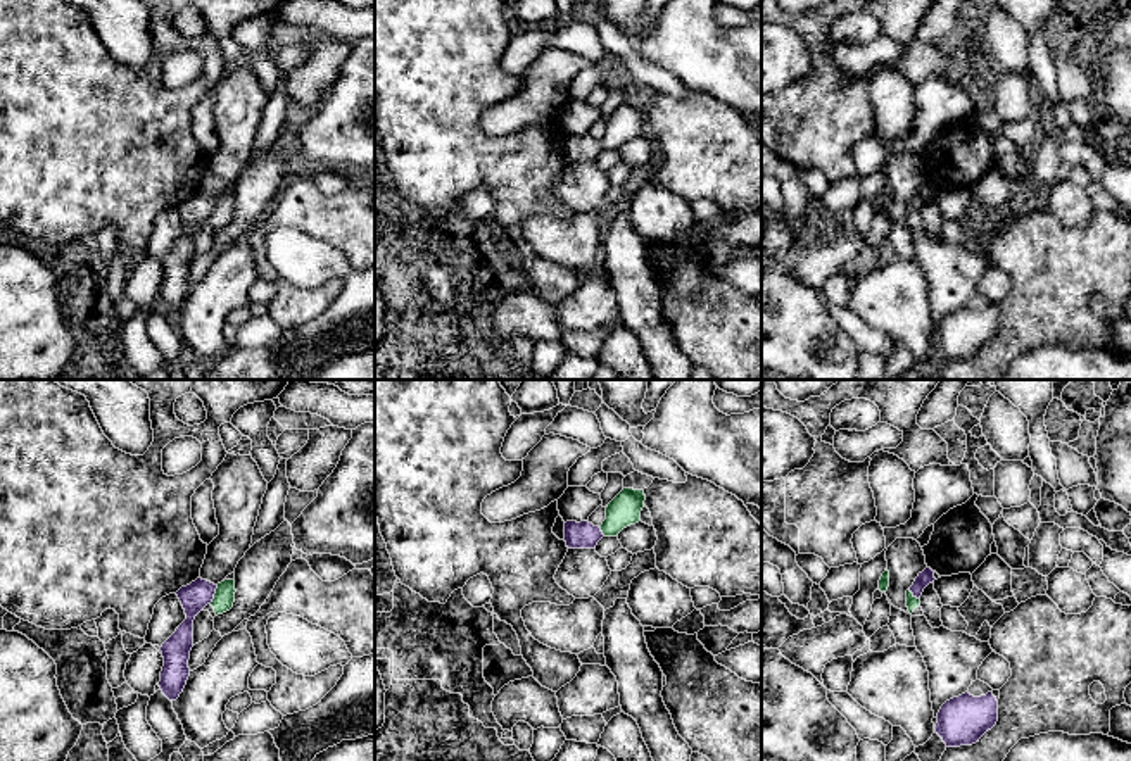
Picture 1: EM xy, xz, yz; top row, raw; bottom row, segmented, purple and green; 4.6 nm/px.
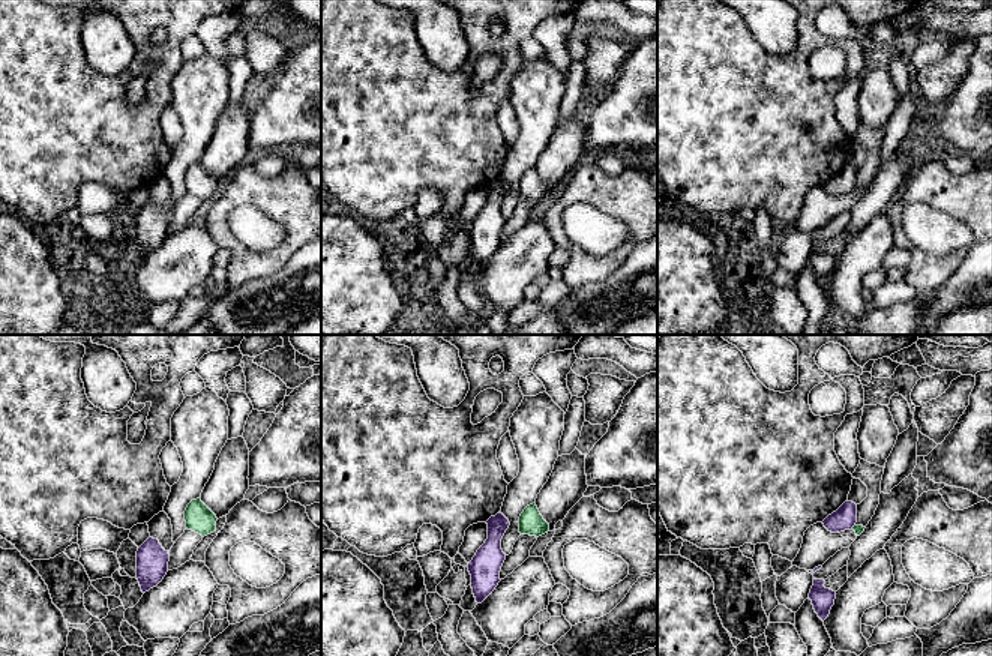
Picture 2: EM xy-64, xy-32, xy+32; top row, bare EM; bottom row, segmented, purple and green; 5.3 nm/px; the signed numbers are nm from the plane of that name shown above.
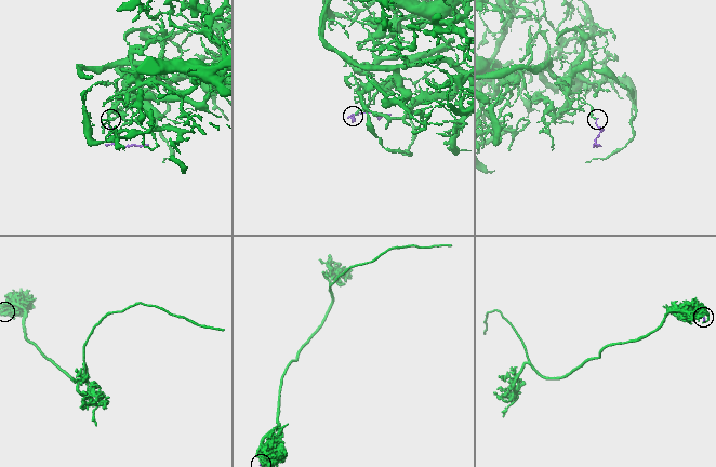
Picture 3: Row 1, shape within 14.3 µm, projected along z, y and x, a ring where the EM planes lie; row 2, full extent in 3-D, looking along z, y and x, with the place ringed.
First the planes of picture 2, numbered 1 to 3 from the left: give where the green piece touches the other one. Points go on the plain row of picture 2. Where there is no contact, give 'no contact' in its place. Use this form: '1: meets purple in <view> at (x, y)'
1: no contact
2: no contact
3: meets purple in xy+32 at (853, 189)

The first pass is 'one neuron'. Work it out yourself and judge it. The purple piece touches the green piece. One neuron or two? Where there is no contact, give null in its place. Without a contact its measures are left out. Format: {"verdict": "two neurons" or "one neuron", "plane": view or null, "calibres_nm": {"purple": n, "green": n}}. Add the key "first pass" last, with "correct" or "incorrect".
{"verdict": "two neurons", "plane": "xy", "calibres_nm": {"purple": 140, "green": 100}, "first pass": "incorrect"}

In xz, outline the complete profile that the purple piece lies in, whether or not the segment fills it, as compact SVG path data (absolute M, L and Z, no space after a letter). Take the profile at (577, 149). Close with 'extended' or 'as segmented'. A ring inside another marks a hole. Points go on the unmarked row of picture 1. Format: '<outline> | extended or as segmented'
M589 135L565 136L565 155L568 162L594 162L603 150L601 142Z | as segmented

